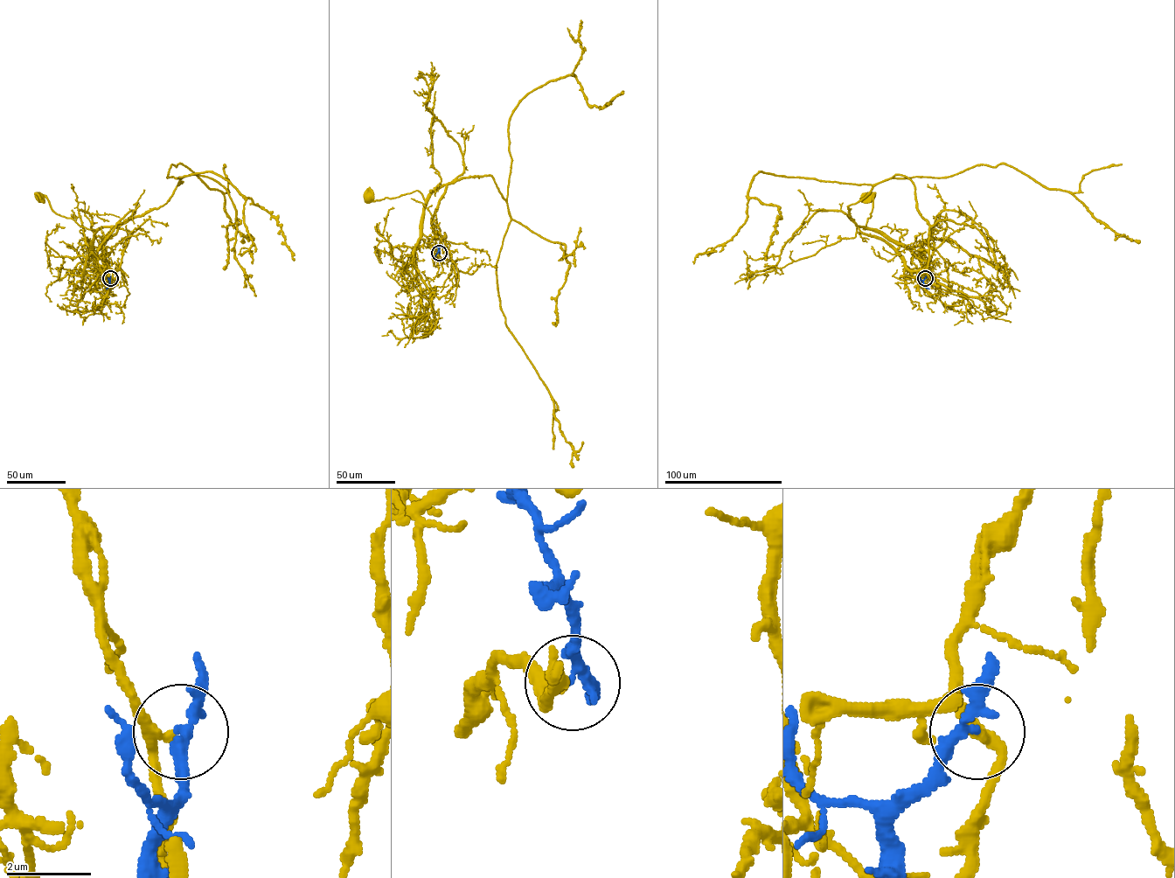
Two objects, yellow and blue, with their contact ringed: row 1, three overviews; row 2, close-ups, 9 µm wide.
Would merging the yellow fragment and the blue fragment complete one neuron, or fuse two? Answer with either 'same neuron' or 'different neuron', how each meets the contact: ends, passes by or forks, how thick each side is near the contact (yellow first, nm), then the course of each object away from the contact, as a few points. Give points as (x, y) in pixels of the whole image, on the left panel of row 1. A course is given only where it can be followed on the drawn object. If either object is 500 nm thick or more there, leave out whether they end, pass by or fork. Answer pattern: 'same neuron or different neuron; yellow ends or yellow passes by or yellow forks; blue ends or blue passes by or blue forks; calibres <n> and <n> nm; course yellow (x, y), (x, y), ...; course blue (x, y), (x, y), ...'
different neuron; yellow passes by; blue passes by; calibres 240 and 220 nm; course yellow (109, 278), (109, 285), (112, 270), (102, 246), (117, 228), (86, 229), (57, 214), (48, 199), (39, 197); course blue (110, 278), (109, 285), (106, 289)

